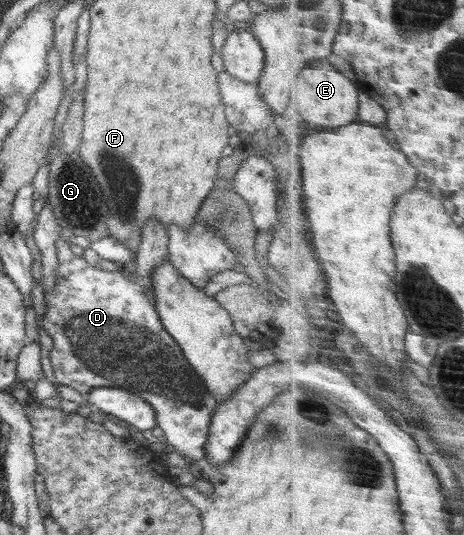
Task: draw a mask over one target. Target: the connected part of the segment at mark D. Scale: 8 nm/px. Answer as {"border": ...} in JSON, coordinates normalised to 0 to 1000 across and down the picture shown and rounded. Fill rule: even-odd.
{"border":[[[127,441],[121,456],[123,501],[119,505],[119,516],[123,516],[123,520],[116,535],[106,544],[99,544],[99,538],[95,538],[93,551],[97,583],[95,591],[80,598],[82,609],[95,613],[114,636],[116,647],[106,664],[112,688],[116,690],[116,707],[121,707],[127,718],[151,721],[151,725],[159,725],[159,729],[166,729],[181,740],[194,733],[196,725],[216,723],[256,725],[295,736],[336,768],[336,793],[349,800],[353,807],[351,822],[358,830],[371,830],[381,845],[392,849],[394,854],[405,854],[405,860],[431,860],[431,856],[440,856],[442,830],[444,824],[448,824],[455,778],[472,751],[463,746],[461,738],[455,738],[444,716],[427,703],[427,697],[414,692],[414,684],[409,684],[409,680],[401,675],[401,669],[397,669],[394,654],[386,649],[386,643],[371,632],[371,626],[360,617],[353,617],[347,594],[336,583],[336,574],[321,559],[321,553],[306,531],[302,531],[302,527],[293,521],[284,523],[280,520],[272,520],[261,505],[254,507],[252,503],[248,507],[228,507],[226,501],[216,503],[211,499],[198,499],[177,479],[170,480],[159,477],[147,458],[147,449],[138,449],[138,445]]]}

